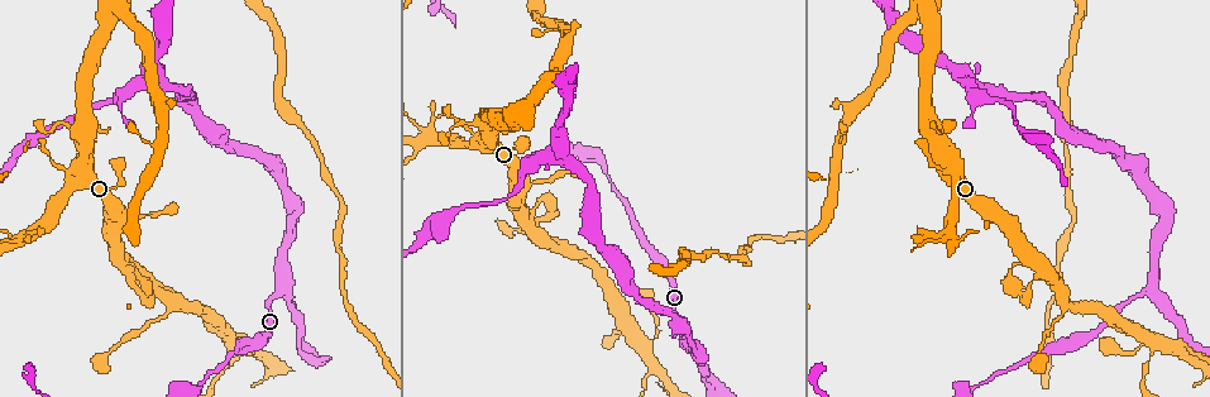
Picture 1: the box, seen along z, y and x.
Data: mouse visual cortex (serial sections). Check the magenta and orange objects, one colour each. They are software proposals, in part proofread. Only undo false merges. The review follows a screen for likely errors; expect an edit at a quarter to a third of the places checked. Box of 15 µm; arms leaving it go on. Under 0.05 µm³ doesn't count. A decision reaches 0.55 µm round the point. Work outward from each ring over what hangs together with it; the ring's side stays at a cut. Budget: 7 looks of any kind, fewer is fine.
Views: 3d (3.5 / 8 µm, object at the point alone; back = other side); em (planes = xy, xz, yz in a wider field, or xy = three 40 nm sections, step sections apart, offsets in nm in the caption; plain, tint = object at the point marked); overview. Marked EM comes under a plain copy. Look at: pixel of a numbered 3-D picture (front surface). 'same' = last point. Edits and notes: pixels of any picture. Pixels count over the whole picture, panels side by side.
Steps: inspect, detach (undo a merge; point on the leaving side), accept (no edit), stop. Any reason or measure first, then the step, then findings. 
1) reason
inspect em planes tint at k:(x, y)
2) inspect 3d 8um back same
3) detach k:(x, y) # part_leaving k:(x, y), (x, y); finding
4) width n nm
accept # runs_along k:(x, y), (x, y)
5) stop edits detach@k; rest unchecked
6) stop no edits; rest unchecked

thick turns thin
inspect 3d 3.5um at 1:(132, 262)

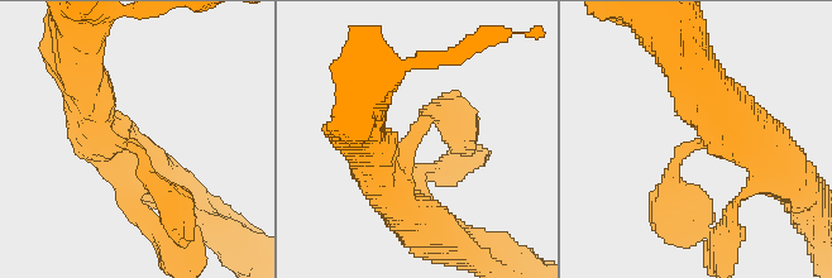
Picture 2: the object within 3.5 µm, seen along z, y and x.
arm_widths 300, 600 nm
inspect em planes tint at 2:(416, 133)

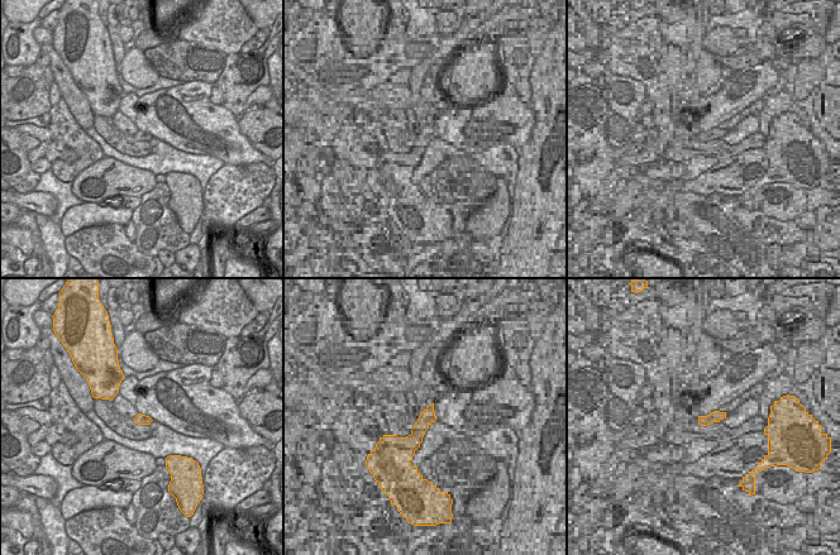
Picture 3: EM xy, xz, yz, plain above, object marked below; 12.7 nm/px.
accept # runs_along 2:(89, 106), (171, 195); all the same cell

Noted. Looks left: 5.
looks like a crossing
inspect 3d 3.5um at 1:(21, 238)

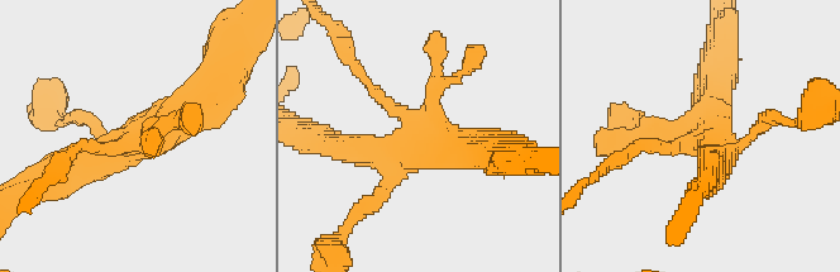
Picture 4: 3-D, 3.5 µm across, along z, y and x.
detach 4:(647, 146) # a second cell is stuck on

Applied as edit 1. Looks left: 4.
three-way junction
inspect em xy step 2 tint at 1:(580, 254)

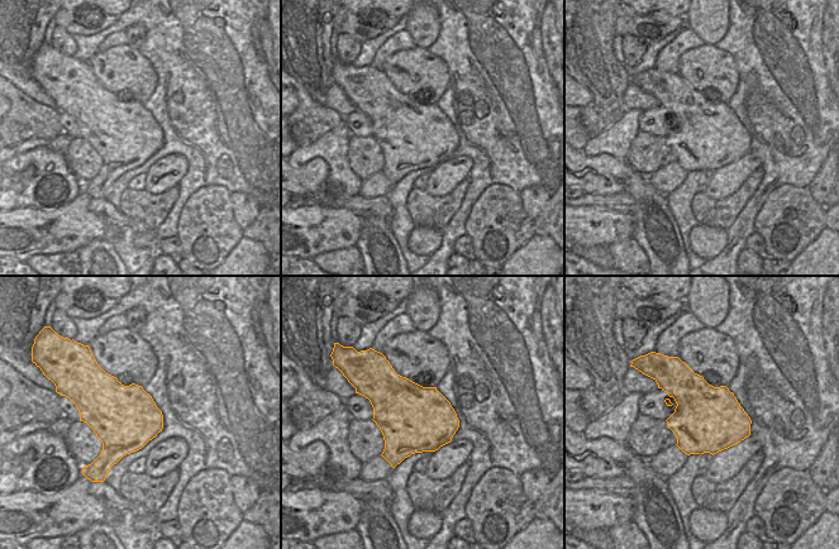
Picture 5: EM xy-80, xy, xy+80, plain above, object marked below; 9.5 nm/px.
see where the arms go
inspect 3d 3.5um same

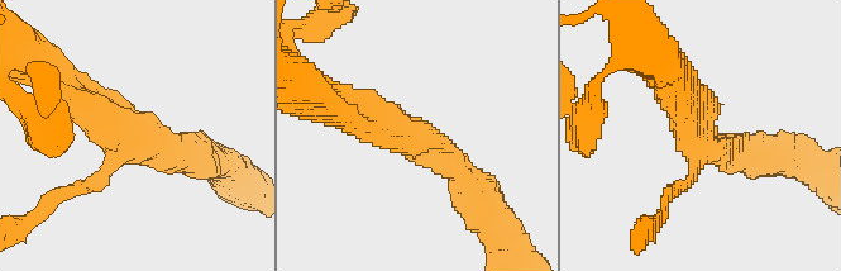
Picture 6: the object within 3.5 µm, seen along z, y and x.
arm_widths 150, 400, 400 nm
accept # runs_along 6:(344, 115), (399, 124), (477, 190); all the same cell

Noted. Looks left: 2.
stop edits detach@4; rest unchecked

